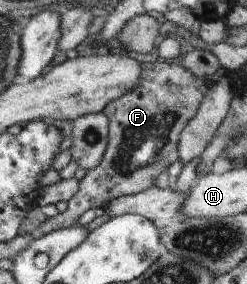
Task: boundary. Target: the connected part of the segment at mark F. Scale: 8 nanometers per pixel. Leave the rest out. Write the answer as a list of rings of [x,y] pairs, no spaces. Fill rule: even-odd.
[[[157,60],[155,63],[143,64],[143,82],[134,90],[126,93],[123,97],[112,101],[107,106],[105,113],[109,116],[109,147],[104,160],[95,169],[89,169],[78,180],[80,190],[67,200],[67,208],[64,212],[58,212],[56,216],[48,217],[32,236],[42,236],[48,233],[65,229],[75,225],[82,214],[86,214],[90,208],[105,208],[111,201],[124,195],[136,195],[154,186],[156,177],[164,168],[168,168],[178,158],[178,142],[182,131],[188,126],[199,111],[203,100],[206,98],[208,82],[202,77],[197,77],[180,62],[168,62]]]

